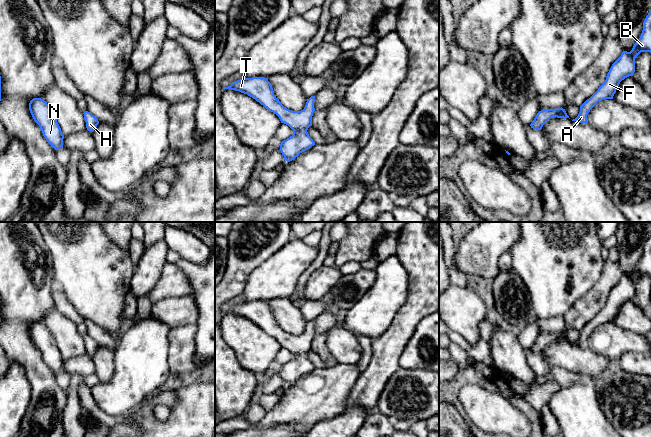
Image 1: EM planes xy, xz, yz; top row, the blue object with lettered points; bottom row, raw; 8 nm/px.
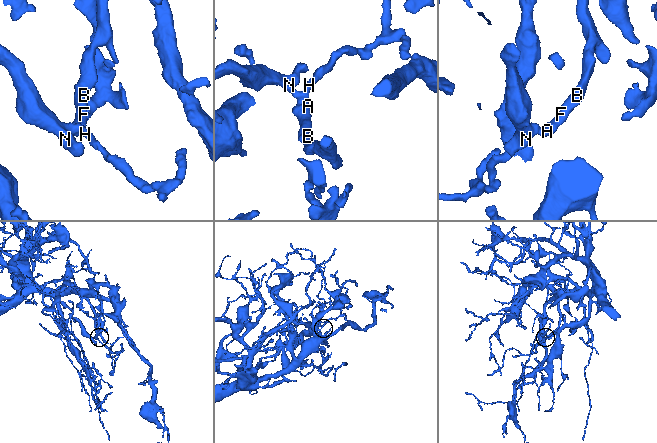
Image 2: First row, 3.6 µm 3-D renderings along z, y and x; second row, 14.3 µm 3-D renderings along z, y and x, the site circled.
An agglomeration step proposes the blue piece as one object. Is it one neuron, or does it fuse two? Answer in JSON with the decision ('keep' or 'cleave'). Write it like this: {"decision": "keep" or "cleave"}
{"decision": "keep"}

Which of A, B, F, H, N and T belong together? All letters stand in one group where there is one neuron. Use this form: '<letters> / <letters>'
A B F H N T

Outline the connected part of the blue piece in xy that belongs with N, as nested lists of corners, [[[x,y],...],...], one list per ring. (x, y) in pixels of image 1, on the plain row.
[[[33,322],[29,327],[29,334],[47,366],[55,374],[62,372],[64,359],[54,336],[47,326],[41,322]]]

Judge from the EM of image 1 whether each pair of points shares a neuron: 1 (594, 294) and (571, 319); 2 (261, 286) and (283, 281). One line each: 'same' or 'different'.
1: same
2: same

